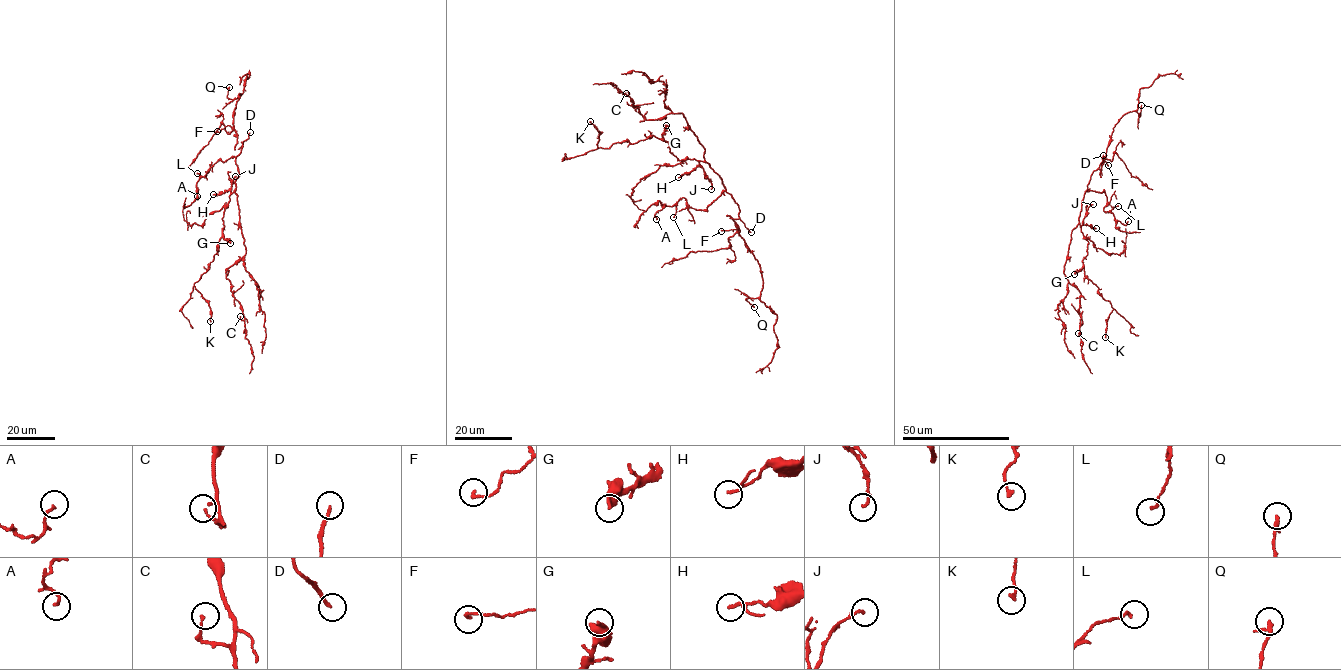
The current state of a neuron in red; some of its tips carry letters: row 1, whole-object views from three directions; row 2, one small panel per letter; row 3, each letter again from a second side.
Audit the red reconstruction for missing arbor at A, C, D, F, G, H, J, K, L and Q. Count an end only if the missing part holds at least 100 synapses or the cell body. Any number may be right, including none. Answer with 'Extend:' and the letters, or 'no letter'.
Extend: D

